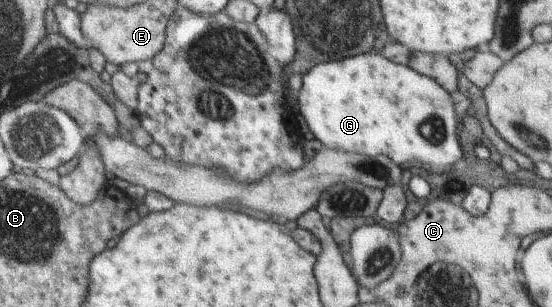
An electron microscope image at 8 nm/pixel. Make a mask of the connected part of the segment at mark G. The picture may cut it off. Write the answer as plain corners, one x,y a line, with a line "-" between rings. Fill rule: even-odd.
373,52
316,64
301,76
298,105
308,136
334,150
371,157
386,155
401,168
412,165
429,168
433,164
451,168
458,163
463,154
459,141
460,124
450,94
434,78
420,74
408,65
386,60
380,52

